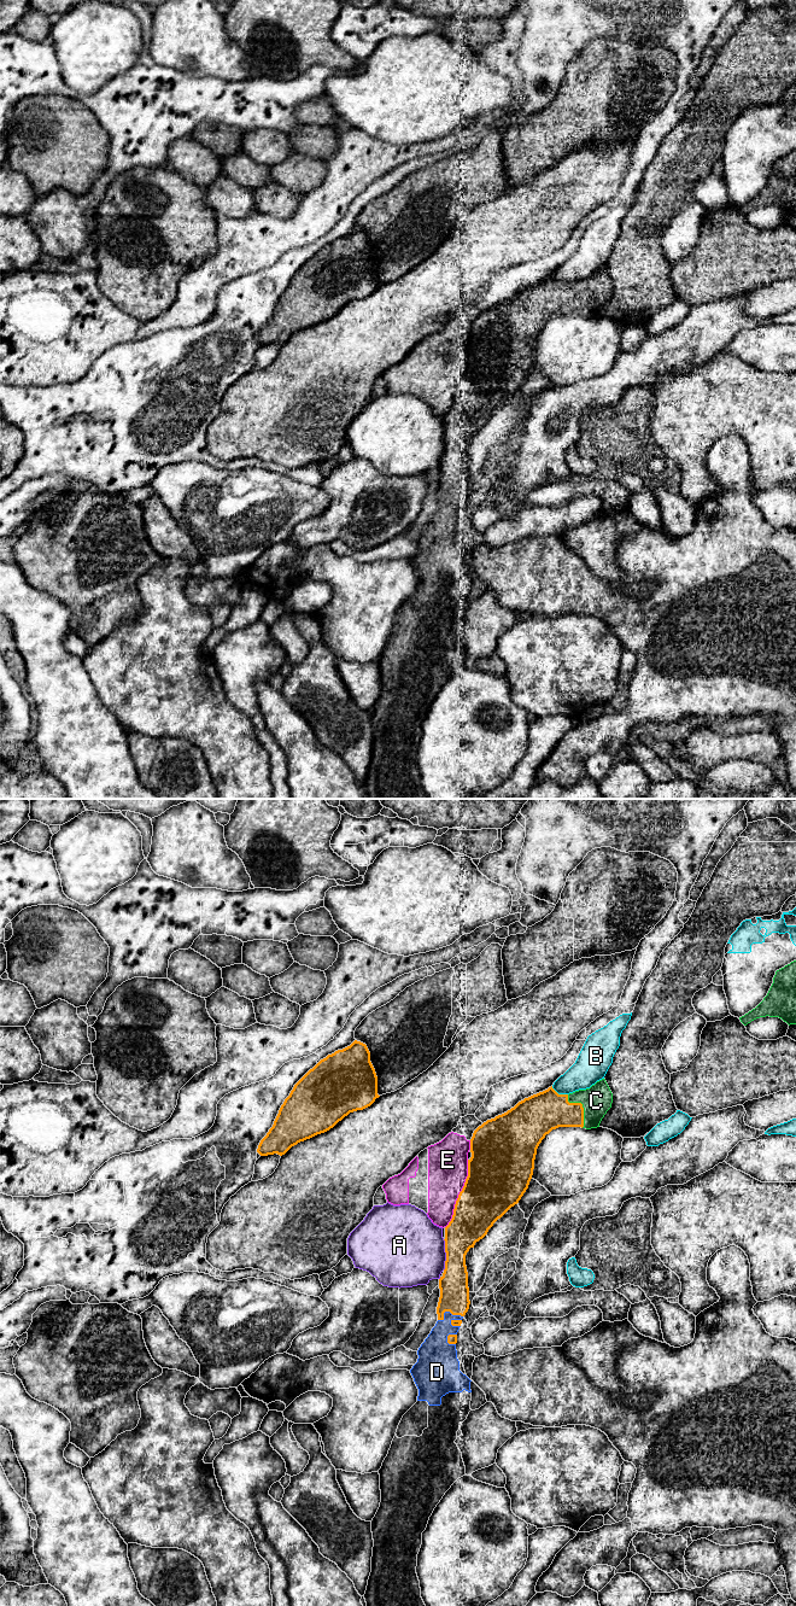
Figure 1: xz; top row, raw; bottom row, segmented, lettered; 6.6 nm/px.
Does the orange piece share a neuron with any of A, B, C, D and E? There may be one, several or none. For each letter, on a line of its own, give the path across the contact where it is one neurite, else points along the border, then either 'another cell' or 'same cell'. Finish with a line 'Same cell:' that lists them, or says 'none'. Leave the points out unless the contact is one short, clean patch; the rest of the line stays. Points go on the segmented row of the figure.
A: another cell
B: another cell
C: same cell
D: same cell
E: another cell
Same cell: C, D

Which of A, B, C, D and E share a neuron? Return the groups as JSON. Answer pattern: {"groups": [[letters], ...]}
{"groups": [["A"], ["B"], ["C", "D"], ["E"]]}

